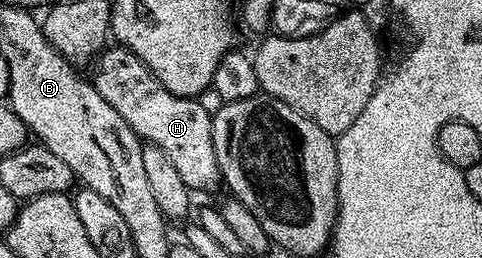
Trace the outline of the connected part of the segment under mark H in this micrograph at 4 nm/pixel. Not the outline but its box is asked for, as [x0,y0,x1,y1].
[92,45,220,192]

